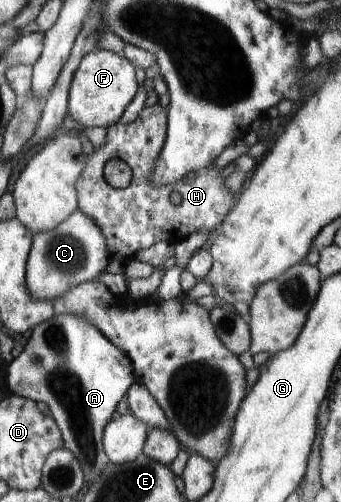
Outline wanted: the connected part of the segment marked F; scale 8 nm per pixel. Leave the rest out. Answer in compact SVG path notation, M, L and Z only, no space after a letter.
M97 48L81 60L73 76L69 92L69 114L82 129L91 126L109 128L119 123L138 88L135 66L125 56L117 56L107 48Z

